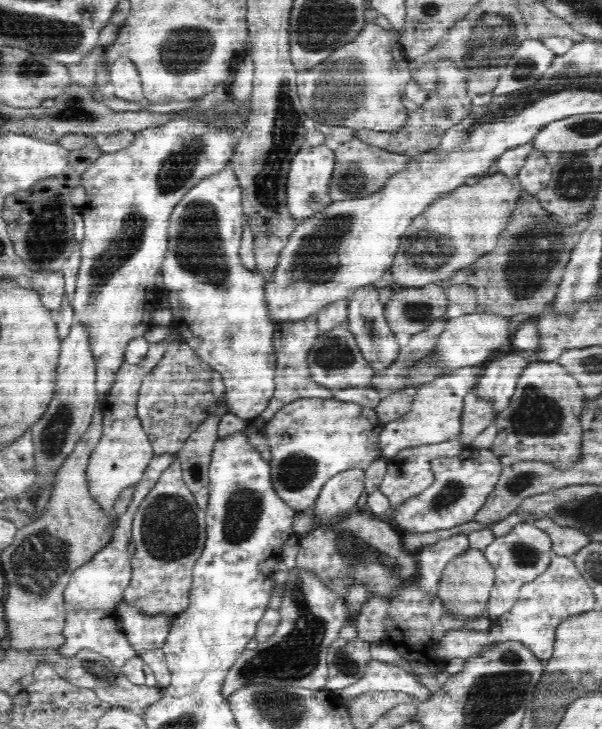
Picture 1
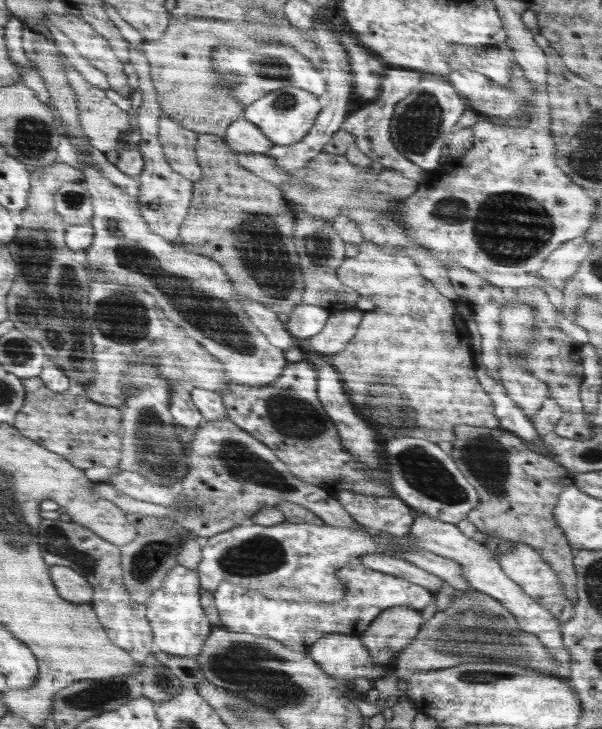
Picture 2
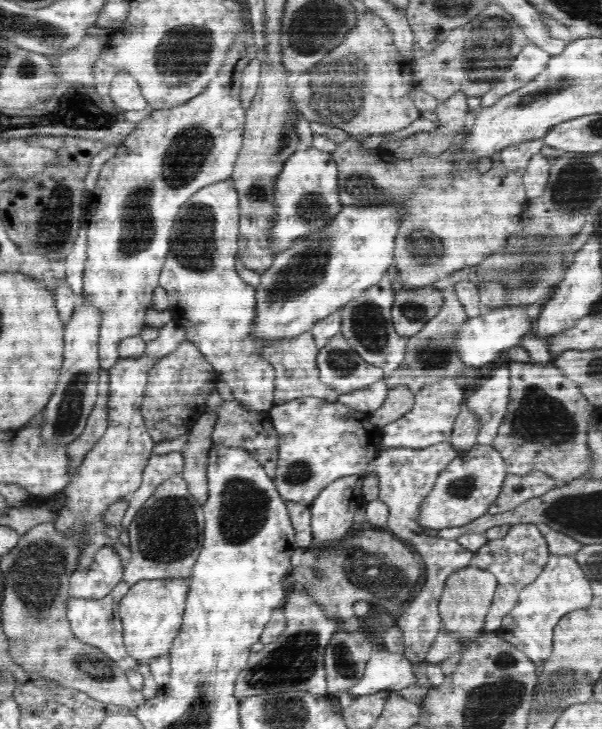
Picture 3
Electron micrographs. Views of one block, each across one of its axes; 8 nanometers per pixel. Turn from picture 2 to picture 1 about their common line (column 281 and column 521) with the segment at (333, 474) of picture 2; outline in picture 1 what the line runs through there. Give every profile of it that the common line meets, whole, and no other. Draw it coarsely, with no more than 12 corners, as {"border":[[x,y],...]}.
{"border":[[556,362],[522,370],[497,414],[504,467],[581,457],[580,384]]}

